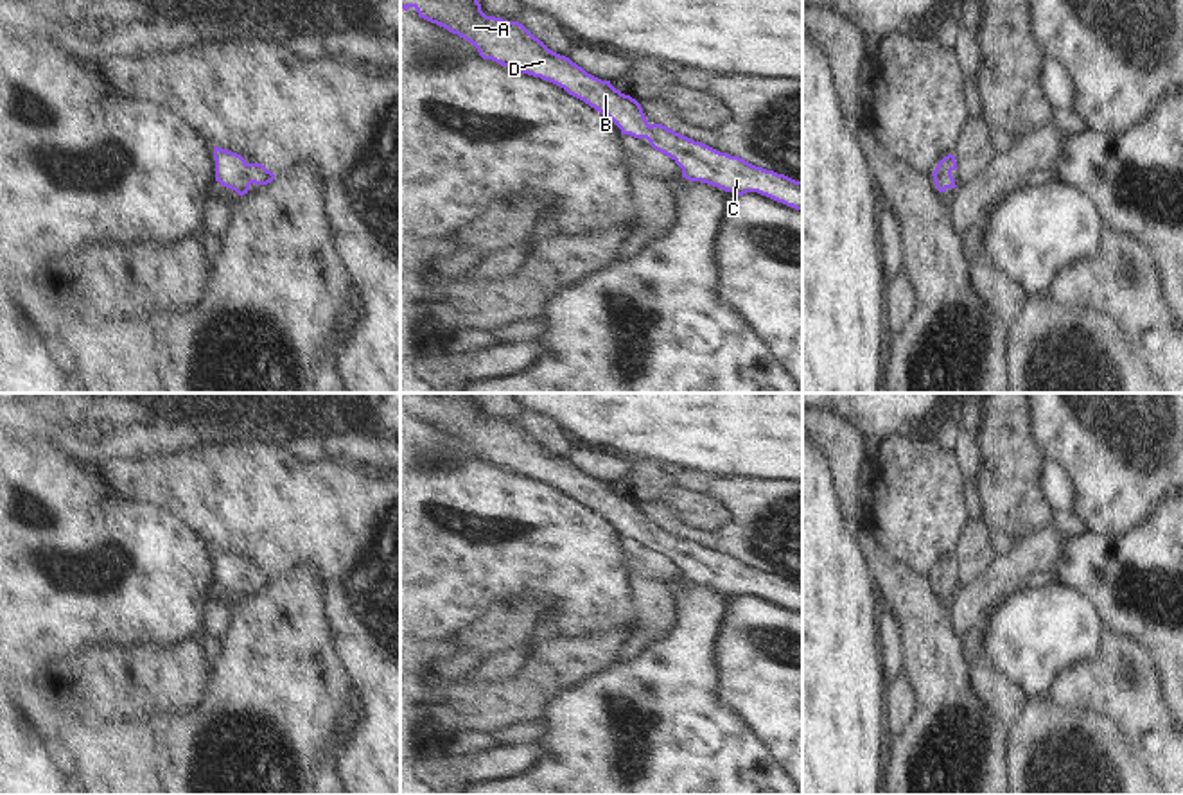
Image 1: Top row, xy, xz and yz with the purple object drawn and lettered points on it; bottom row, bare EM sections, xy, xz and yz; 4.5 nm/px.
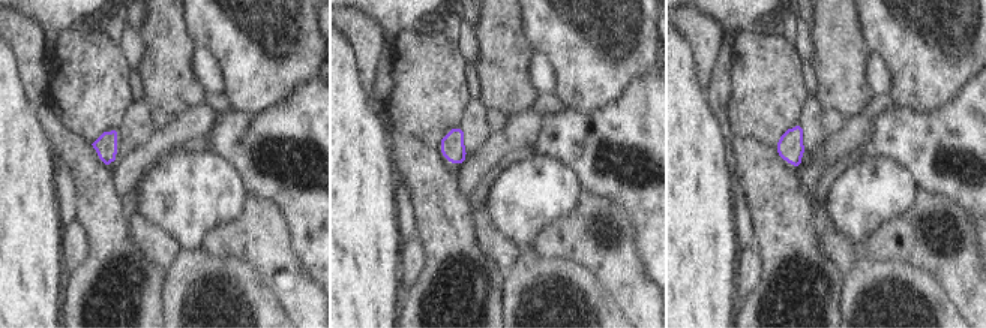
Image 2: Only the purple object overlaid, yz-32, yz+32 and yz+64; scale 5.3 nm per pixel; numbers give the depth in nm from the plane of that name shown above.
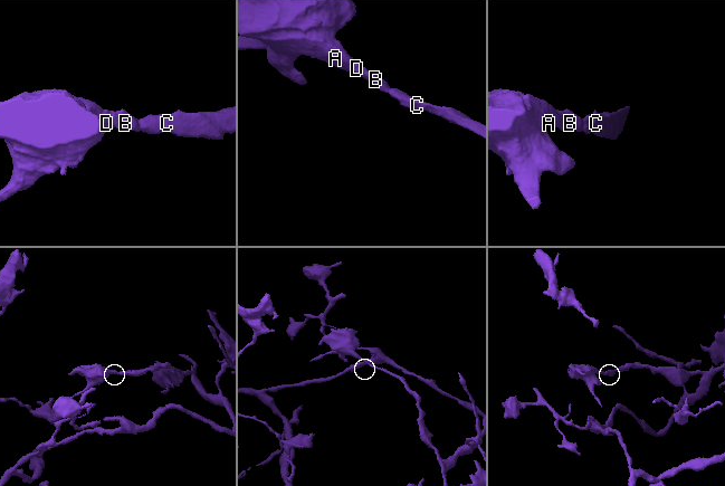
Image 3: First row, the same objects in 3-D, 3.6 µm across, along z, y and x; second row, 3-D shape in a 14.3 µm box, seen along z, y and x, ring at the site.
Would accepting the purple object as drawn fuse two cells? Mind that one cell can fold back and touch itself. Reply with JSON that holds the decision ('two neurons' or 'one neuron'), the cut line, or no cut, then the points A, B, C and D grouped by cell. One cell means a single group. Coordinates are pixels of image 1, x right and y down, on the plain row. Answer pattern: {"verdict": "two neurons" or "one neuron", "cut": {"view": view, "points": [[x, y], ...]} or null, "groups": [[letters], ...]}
{"verdict": "one neuron", "cut": null, "groups": [["A", "B", "C", "D"]]}

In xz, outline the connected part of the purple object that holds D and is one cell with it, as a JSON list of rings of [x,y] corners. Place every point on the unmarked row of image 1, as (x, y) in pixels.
[[[400,393],[400,409],[404,413],[415,409],[420,420],[467,441],[478,450],[483,461],[492,461],[503,468],[512,468],[522,476],[540,479],[564,490],[569,497],[583,502],[601,517],[609,519],[621,531],[621,537],[646,540],[655,553],[670,558],[682,571],[682,580],[689,583],[702,583],[736,598],[758,594],[777,605],[802,612],[802,583],[756,569],[740,558],[720,555],[702,544],[695,544],[680,535],[675,535],[662,526],[650,528],[641,506],[635,501],[616,492],[610,483],[601,483],[587,476],[569,459],[549,452],[522,425],[486,418],[481,413],[481,406],[478,404],[474,393]]]

